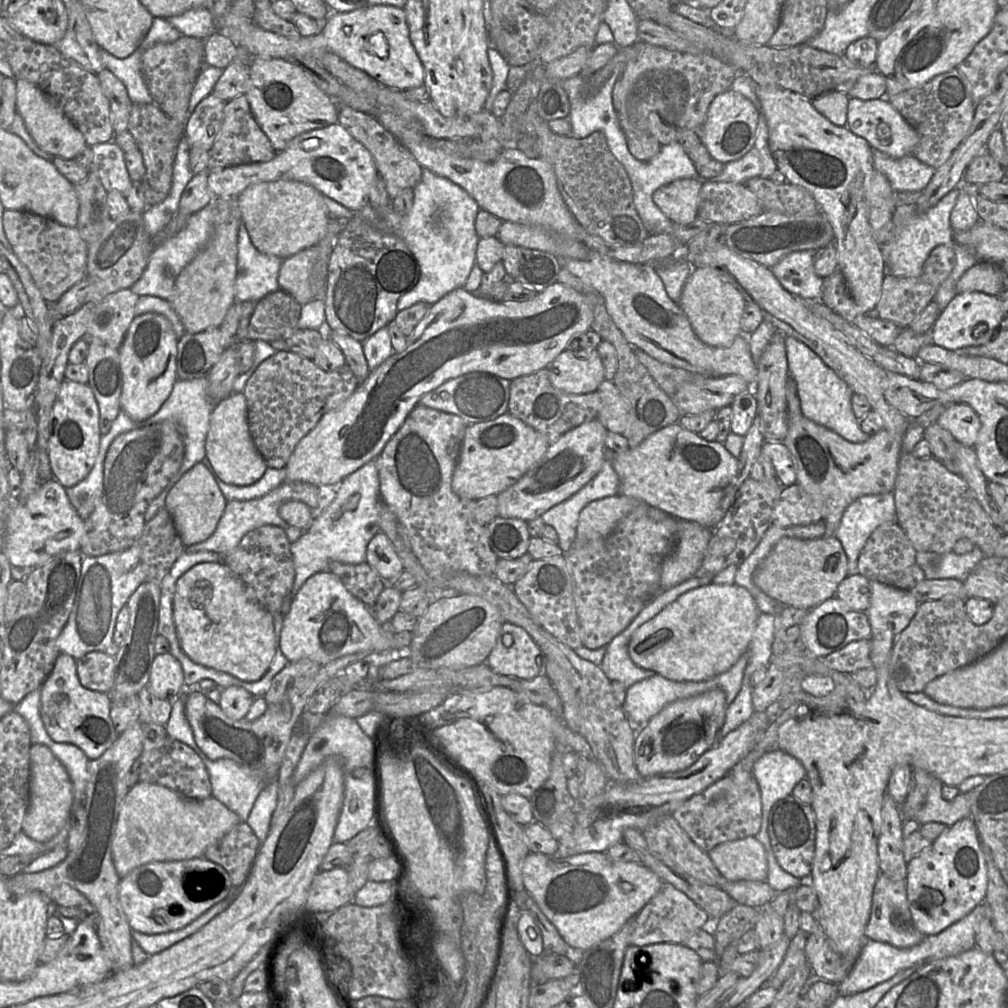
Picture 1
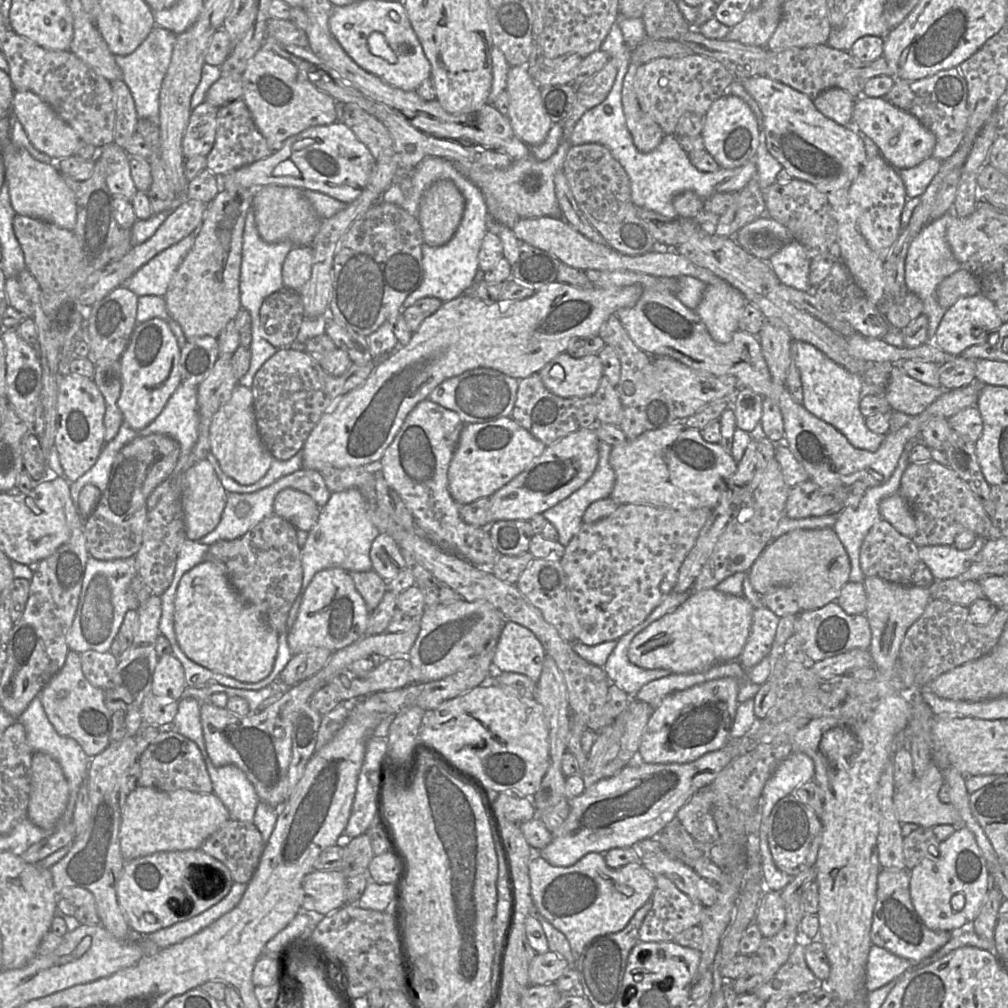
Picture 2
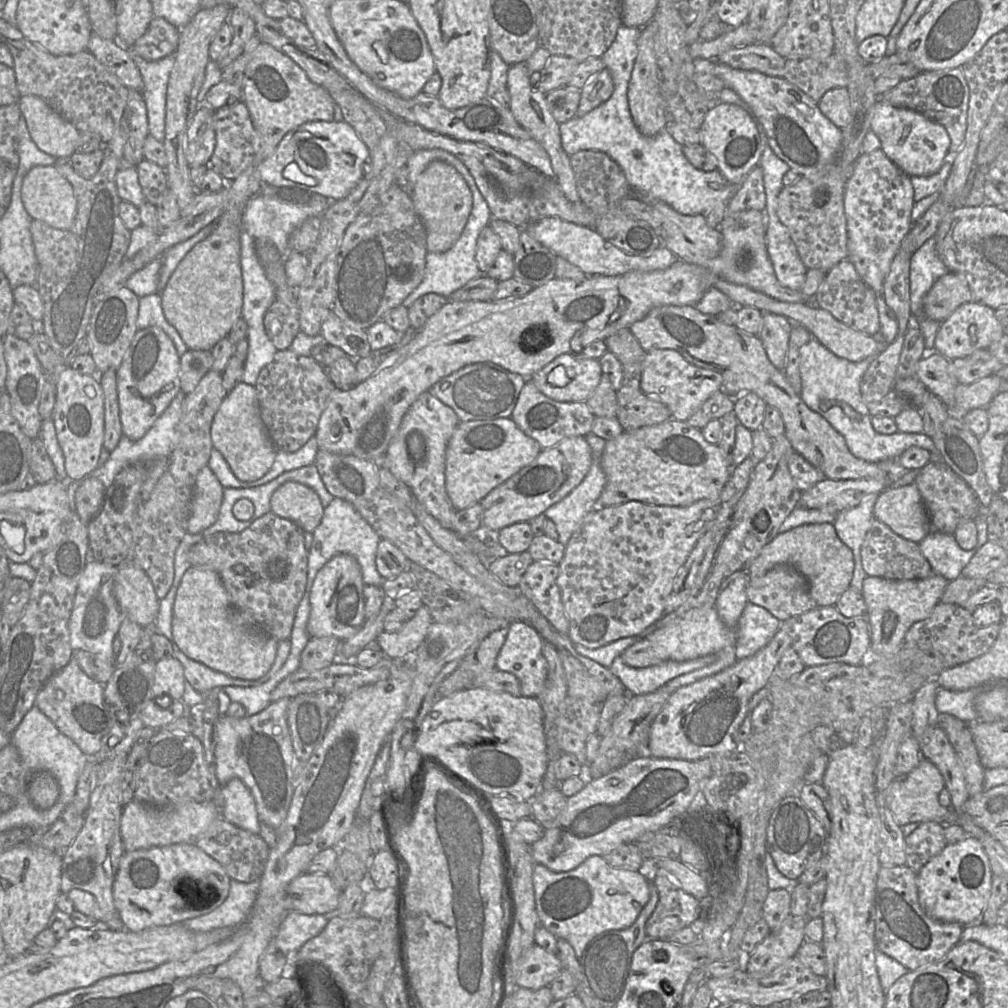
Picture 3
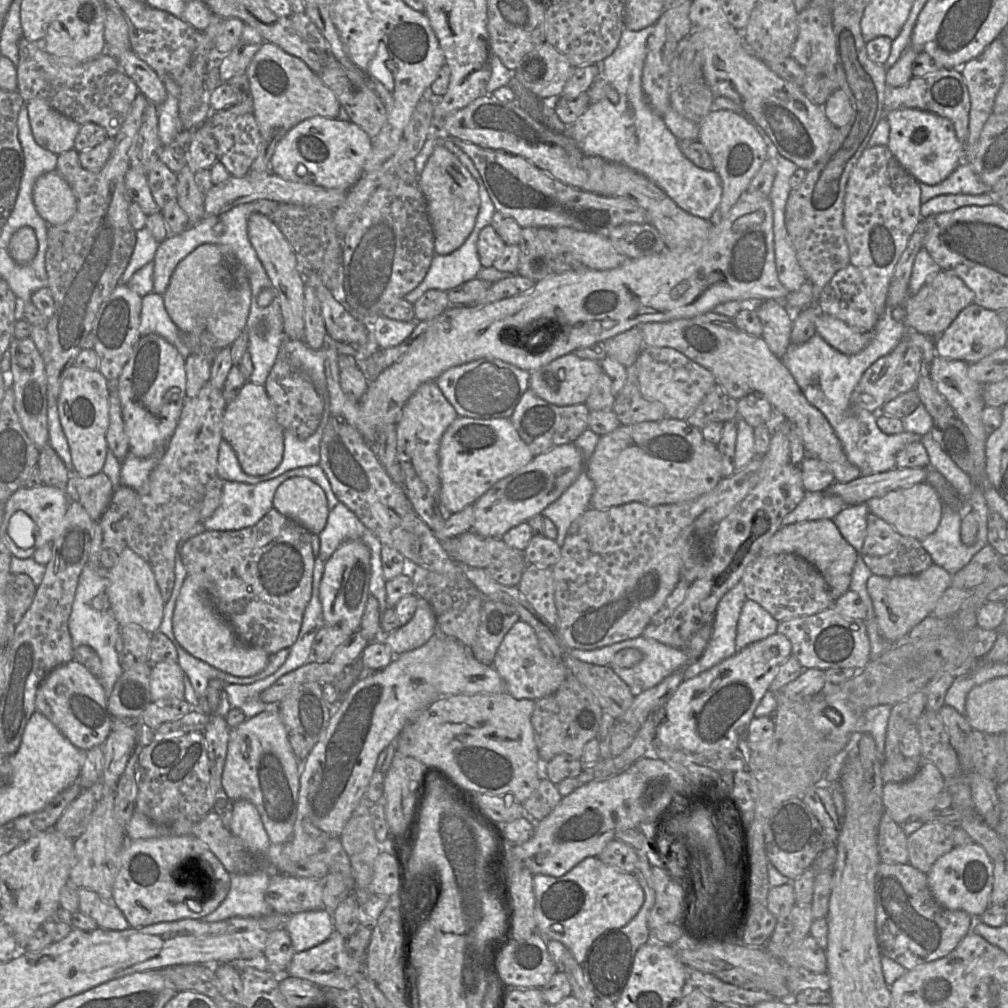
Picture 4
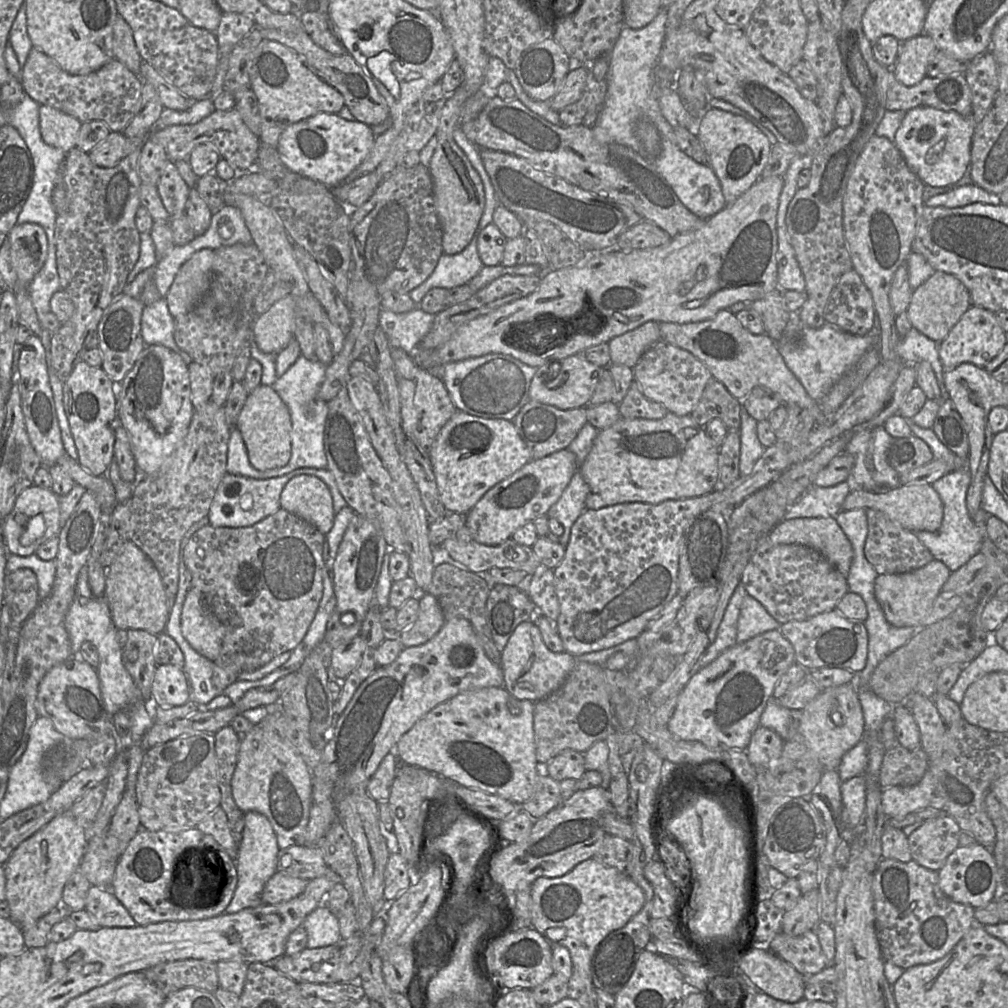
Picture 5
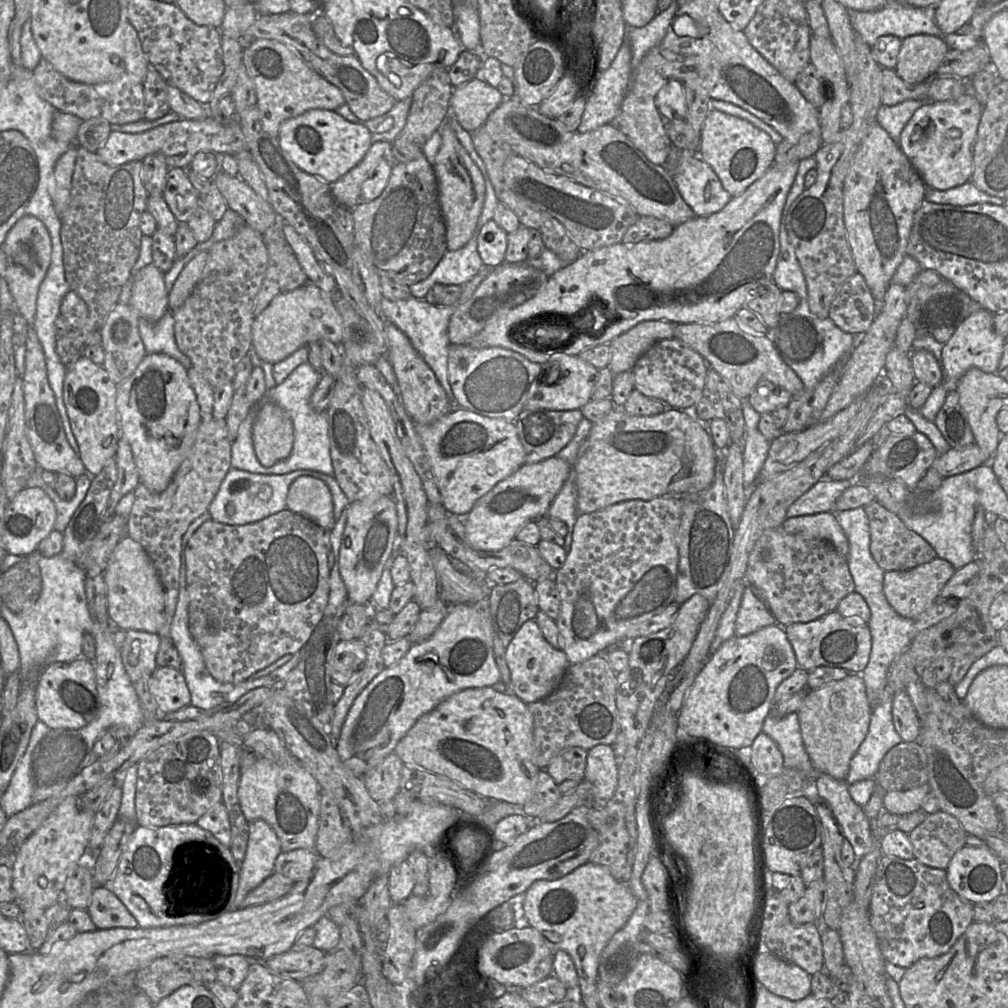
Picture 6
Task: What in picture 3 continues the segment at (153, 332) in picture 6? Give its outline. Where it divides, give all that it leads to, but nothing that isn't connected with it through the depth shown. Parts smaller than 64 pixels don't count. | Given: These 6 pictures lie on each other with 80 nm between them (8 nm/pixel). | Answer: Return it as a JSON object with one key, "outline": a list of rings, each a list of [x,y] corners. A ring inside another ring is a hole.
{"outline":[[[160,293],[139,298],[137,329],[142,330],[149,327],[161,329],[173,342],[179,357],[188,350],[177,330],[164,316]]]}

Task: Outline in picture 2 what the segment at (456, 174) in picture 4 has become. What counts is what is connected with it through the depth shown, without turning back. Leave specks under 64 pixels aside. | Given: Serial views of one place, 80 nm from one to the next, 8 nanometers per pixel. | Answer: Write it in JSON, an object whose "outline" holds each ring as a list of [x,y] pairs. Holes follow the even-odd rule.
{"outline":[[[452,182],[434,183],[423,195],[418,212],[424,243],[431,247],[447,244],[461,222],[464,208],[465,199]]]}

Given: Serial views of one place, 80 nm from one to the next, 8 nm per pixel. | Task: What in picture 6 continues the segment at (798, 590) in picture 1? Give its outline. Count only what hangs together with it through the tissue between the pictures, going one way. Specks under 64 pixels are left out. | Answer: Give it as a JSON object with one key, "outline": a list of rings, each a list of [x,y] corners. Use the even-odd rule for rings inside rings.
{"outline":[[[834,512],[786,518],[781,528],[788,534],[798,535],[805,539],[826,541],[843,557],[848,555],[849,542]]]}

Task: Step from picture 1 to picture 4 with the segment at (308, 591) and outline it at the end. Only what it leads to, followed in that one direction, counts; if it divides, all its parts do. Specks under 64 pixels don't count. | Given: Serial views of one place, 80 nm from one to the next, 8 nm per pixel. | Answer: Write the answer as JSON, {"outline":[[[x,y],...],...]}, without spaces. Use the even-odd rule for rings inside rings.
{"outline":[[[360,540],[343,542],[324,564],[319,586],[324,625],[337,626],[347,634],[359,630],[367,599],[370,595],[370,551]]]}

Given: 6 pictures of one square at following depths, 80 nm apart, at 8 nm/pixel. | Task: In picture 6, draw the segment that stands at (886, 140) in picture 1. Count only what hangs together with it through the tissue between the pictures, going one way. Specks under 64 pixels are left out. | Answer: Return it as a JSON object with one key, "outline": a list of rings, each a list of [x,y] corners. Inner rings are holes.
{"outline":[[[967,92],[954,101],[931,102],[919,107],[903,128],[899,147],[928,188],[948,190],[970,181],[973,145],[983,105]]]}

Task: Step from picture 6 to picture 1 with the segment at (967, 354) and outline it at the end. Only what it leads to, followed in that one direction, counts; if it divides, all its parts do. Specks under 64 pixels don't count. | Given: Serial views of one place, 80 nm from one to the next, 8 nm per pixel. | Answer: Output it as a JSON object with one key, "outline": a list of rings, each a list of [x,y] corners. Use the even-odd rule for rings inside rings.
{"outline":[[[978,291],[957,293],[933,324],[930,330],[932,341],[952,351],[984,345],[992,339],[1002,319],[1003,311],[996,295]]]}

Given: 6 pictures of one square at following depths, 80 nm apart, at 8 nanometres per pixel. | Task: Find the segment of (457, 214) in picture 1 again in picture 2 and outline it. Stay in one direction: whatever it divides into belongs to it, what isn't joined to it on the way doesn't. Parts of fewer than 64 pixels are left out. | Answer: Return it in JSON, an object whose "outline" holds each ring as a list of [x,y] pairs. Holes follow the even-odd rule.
{"outline":[[[438,157],[433,158],[431,163],[421,166],[416,171],[416,178],[412,179],[411,194],[404,196],[401,207],[409,214],[418,216],[423,195],[434,183],[440,180],[452,182],[460,190],[465,199],[463,217],[453,238],[447,244],[440,247],[423,244],[423,280],[419,287],[405,299],[402,305],[403,309],[424,297],[435,297],[442,302],[447,302],[462,295],[474,283],[474,277],[479,270],[478,253],[487,231],[489,214],[480,189],[468,180],[452,161]]]}

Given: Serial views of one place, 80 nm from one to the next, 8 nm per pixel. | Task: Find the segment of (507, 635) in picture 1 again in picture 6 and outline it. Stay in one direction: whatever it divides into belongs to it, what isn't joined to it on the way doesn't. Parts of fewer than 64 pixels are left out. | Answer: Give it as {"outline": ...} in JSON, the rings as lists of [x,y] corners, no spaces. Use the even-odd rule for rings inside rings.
{"outline":[[[534,619],[527,620],[516,632],[505,648],[505,660],[510,672],[509,691],[526,704],[550,695],[558,687],[570,665],[565,652],[546,641]]]}

